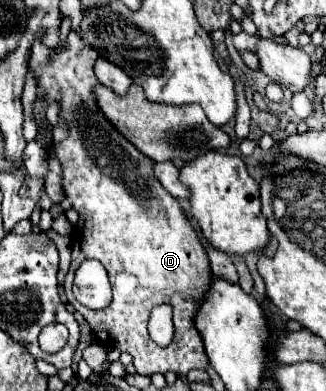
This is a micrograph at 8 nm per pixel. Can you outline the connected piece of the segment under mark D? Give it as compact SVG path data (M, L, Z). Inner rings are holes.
M72 31L68 35L68 45L60 49L52 61L48 61L50 53L50 47L36 41L30 67L34 69L40 89L48 93L46 103L38 97L34 105L38 129L46 121L46 105L54 99L60 99L62 117L68 121L70 129L68 139L54 146L64 169L64 193L79 215L74 226L76 230L73 230L72 263L64 281L68 301L90 323L98 343L132 355L132 363L140 375L166 371L186 375L190 369L206 369L208 357L202 337L194 327L194 317L212 283L212 269L204 245L178 199L166 193L158 183L152 159L146 159L130 141L118 135L118 131L102 119L98 107L94 107L90 89L98 83L94 75L98 51ZM144 187L152 187L152 193ZM90 257L106 267L114 291L112 305L100 311L86 309L72 293L74 271ZM162 303L168 303L174 311L174 337L166 349L158 347L148 335L150 309Z

